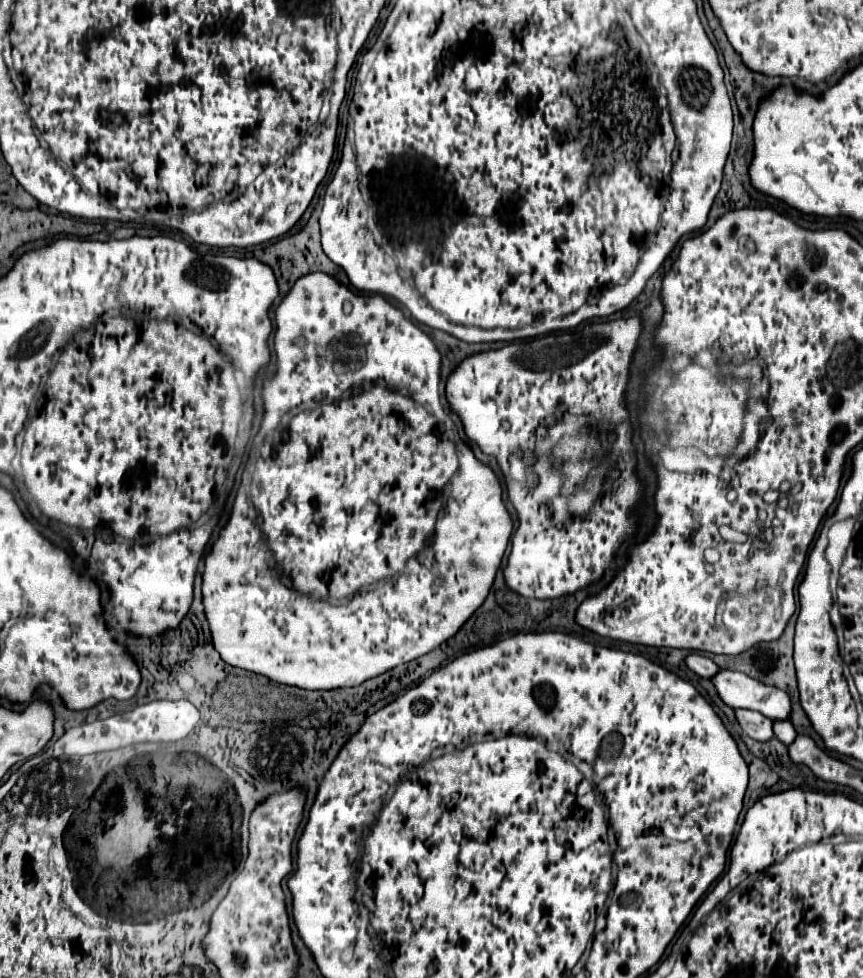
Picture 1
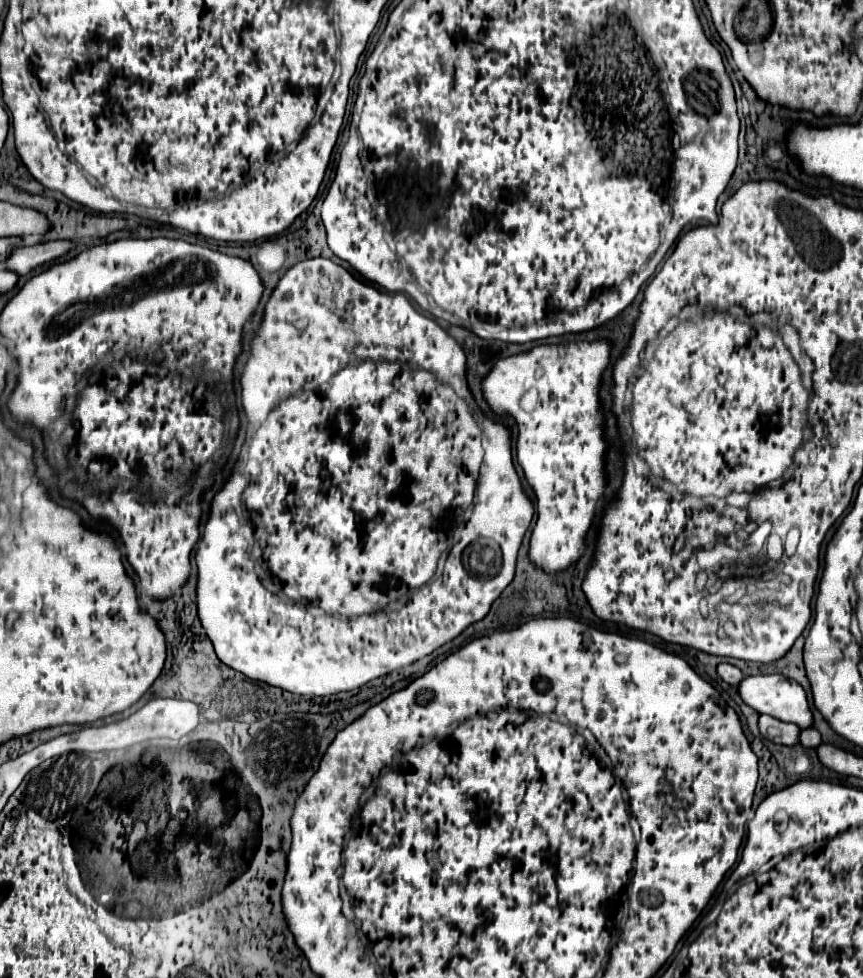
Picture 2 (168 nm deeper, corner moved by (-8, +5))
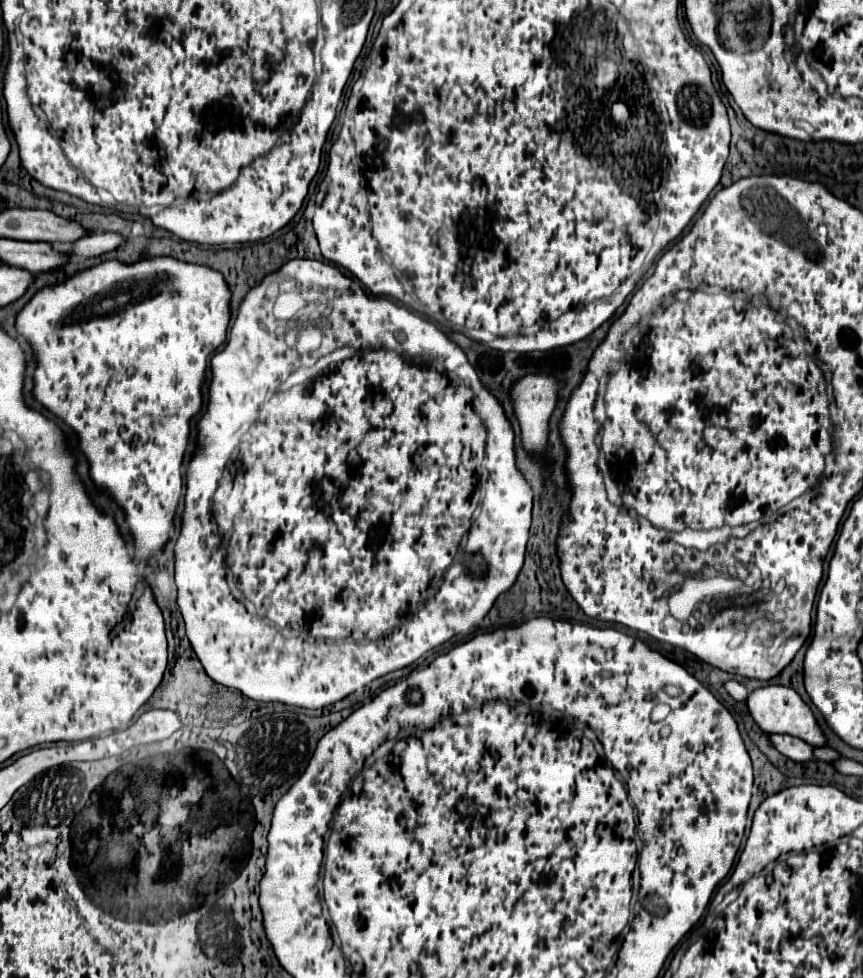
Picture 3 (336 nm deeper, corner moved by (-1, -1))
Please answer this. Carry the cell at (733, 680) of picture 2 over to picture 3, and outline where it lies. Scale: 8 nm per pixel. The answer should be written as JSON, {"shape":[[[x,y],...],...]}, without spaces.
{"shape":[[[730,679],[730,681],[726,681],[726,683],[724,683],[724,687],[726,687],[726,691],[728,691],[736,701],[746,701],[748,691],[746,691],[746,687],[744,687],[742,683],[738,683],[738,681]]]}

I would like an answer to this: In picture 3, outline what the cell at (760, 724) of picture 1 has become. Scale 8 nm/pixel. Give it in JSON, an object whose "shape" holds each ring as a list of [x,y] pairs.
{"shape":[[[768,735],[770,737],[770,743],[786,757],[790,757],[792,761],[798,761],[798,763],[804,763],[804,761],[810,761],[812,759],[812,745],[804,743],[802,739],[798,737],[792,737],[792,735]]]}

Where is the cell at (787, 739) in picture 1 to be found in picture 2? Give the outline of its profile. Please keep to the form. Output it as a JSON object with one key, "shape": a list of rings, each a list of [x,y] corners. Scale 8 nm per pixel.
{"shape":[[[803,729],[801,731],[801,745],[805,747],[811,747],[811,749],[817,749],[821,745],[821,733],[817,729]]]}

